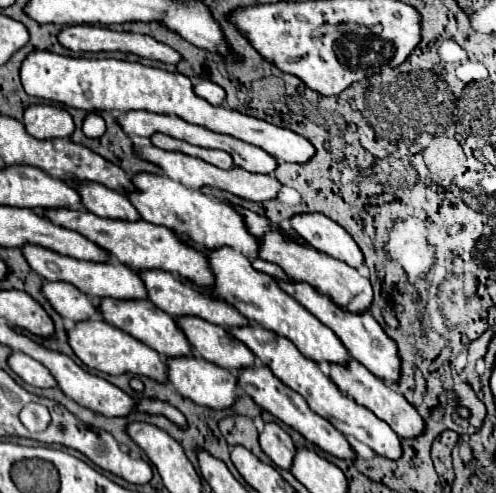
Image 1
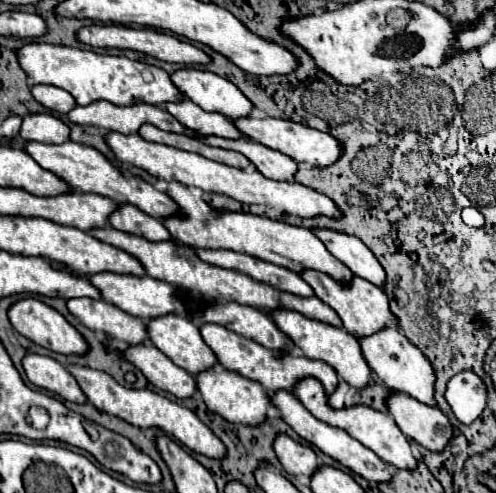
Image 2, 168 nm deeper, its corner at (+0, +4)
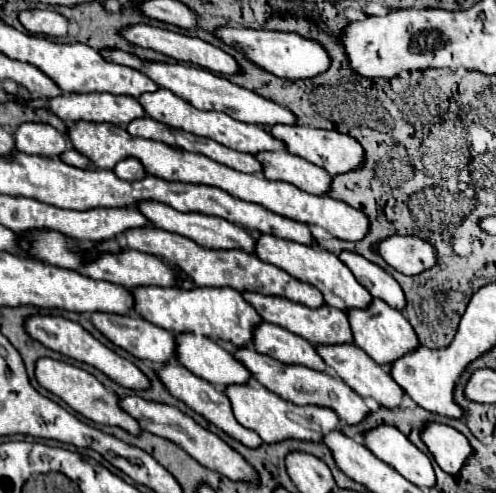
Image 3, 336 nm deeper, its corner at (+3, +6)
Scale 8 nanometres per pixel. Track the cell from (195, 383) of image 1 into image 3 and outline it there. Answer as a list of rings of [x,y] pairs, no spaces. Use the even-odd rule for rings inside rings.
[[[250,382],[246,386],[228,386],[226,394],[232,402],[236,420],[258,432],[266,444],[276,444],[282,440],[302,440],[302,442],[322,442],[322,438],[338,428],[338,416],[332,410],[320,406],[296,406],[282,400],[278,394],[266,390],[260,382]]]

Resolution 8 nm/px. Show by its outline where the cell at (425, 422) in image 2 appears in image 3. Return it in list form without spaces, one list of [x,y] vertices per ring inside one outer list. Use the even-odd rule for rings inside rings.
[[[428,424],[422,432],[422,440],[430,448],[438,466],[452,476],[456,476],[464,468],[466,460],[474,454],[466,436],[446,424]]]

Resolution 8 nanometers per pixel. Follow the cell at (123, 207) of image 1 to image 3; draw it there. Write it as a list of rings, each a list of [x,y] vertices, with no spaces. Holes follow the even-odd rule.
[[[134,228],[126,230],[126,240],[128,248],[140,250],[144,254],[152,254],[162,258],[168,264],[178,266],[182,272],[186,272],[196,286],[206,286],[206,288],[234,288],[238,292],[258,292],[264,296],[280,296],[298,304],[304,304],[308,308],[320,308],[324,306],[324,298],[318,288],[298,282],[284,270],[278,270],[276,266],[270,266],[262,262],[258,256],[246,254],[244,250],[210,250],[198,246],[194,240],[184,238],[180,234],[172,234],[160,228]]]

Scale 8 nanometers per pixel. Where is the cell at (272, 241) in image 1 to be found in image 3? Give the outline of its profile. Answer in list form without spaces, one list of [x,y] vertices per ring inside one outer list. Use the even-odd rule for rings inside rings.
[[[374,300],[374,306],[370,306],[370,310],[354,310],[354,314],[348,314],[350,318],[350,326],[354,332],[354,344],[360,346],[376,364],[392,364],[396,360],[400,360],[402,356],[414,352],[420,348],[420,340],[414,332],[414,328],[410,326],[408,318],[386,306],[386,302],[382,300]]]

